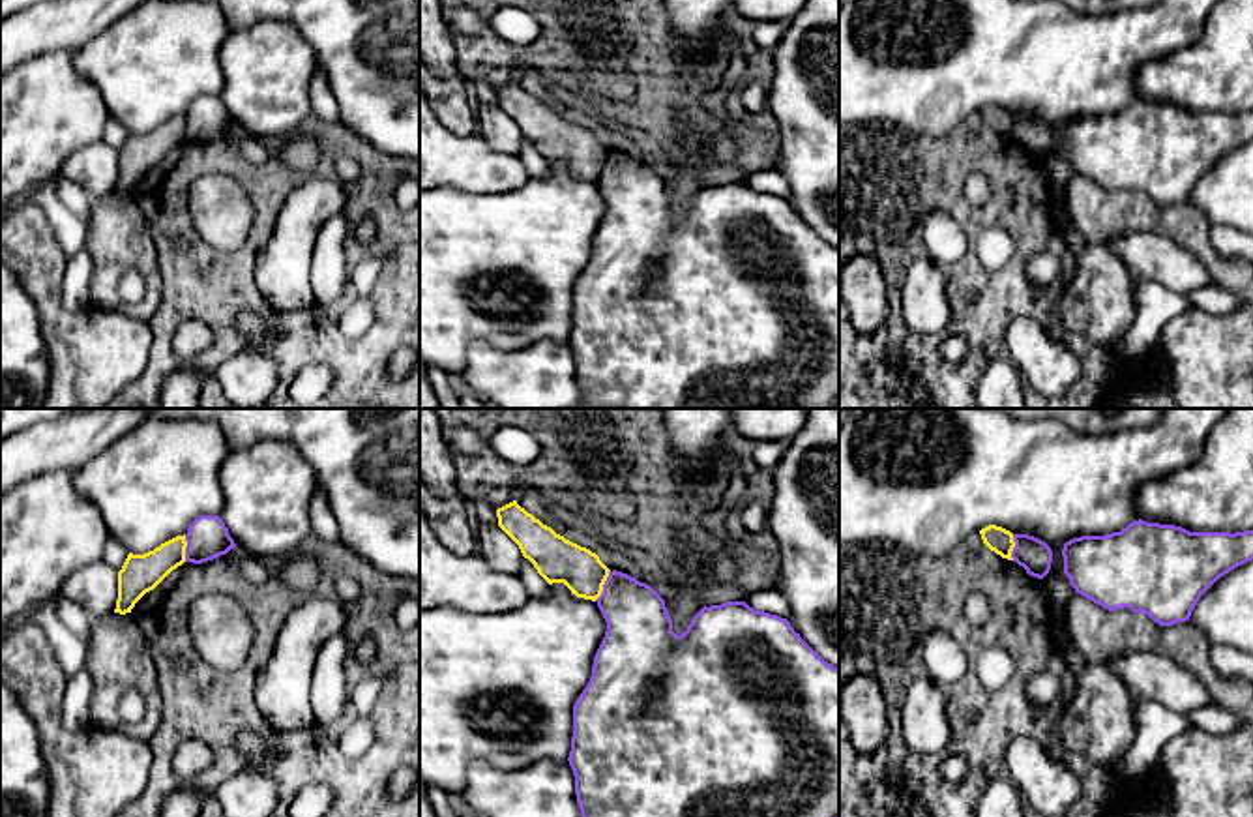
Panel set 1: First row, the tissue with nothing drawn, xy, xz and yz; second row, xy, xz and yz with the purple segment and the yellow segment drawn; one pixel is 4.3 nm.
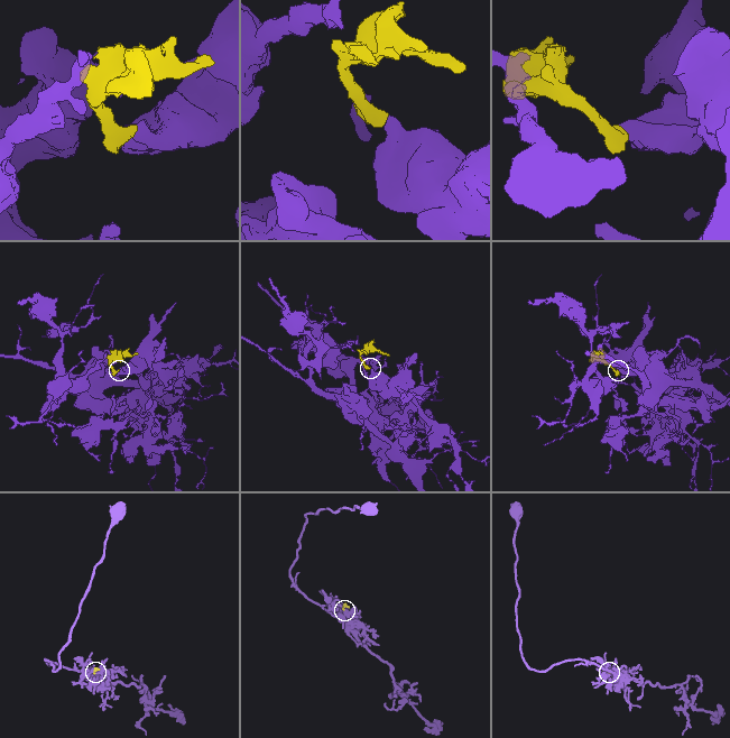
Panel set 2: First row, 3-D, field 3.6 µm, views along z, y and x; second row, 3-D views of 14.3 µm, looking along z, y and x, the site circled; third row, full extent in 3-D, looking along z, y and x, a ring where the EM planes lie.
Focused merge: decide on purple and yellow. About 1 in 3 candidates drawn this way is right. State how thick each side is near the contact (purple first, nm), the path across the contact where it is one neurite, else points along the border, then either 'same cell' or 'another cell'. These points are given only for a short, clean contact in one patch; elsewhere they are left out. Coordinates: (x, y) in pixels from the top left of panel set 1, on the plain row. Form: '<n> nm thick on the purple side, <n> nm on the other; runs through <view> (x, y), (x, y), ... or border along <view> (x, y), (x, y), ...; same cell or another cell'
280 nm thick on the purple side, 190 nm on the other; border along xz (609, 150), (604, 171), (594, 180); another cell

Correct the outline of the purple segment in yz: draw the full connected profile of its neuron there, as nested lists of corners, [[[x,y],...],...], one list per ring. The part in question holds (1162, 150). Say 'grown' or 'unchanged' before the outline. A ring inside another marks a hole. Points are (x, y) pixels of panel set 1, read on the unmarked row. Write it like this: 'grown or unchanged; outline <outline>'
unchanged; outline [[[1129,103],[1120,112],[1081,116],[1064,124],[1064,154],[1077,174],[1103,189],[1129,187],[1159,206],[1186,202],[1201,176],[1225,154],[1253,141],[1253,111],[1189,112],[1174,105]]]

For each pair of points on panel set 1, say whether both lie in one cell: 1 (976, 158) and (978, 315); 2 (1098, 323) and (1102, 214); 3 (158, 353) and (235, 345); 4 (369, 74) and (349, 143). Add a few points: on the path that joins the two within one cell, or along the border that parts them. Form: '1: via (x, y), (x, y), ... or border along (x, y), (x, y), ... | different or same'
1: via (1016, 197), (1021, 207), (1021, 255), (1012, 276) | same
2: border along (1089, 240), (1107, 244) | different
3: via (167, 328), (182, 313), (206, 313), (214, 321) | same
4: border along (341, 120), (373, 147), (390, 154) | different

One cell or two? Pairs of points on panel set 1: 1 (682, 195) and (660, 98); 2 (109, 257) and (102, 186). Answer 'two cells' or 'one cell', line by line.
1: two cells
2: two cells

